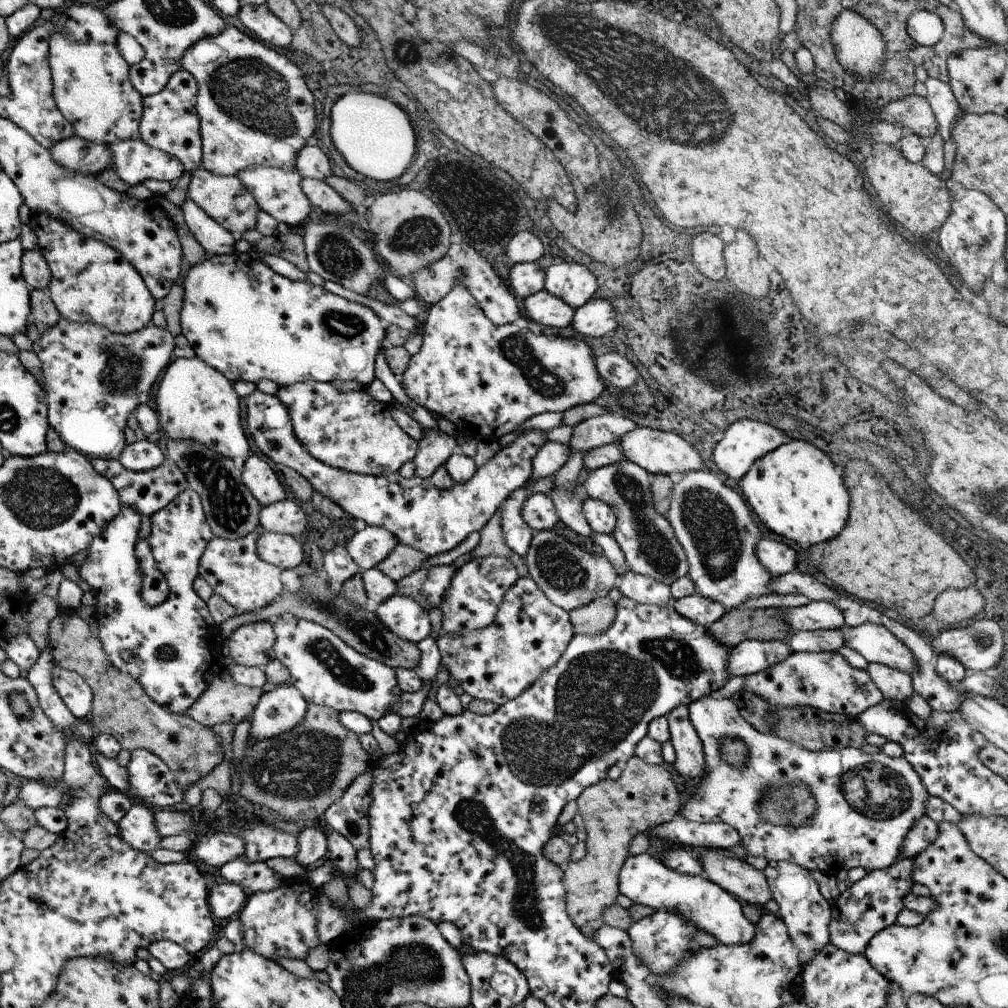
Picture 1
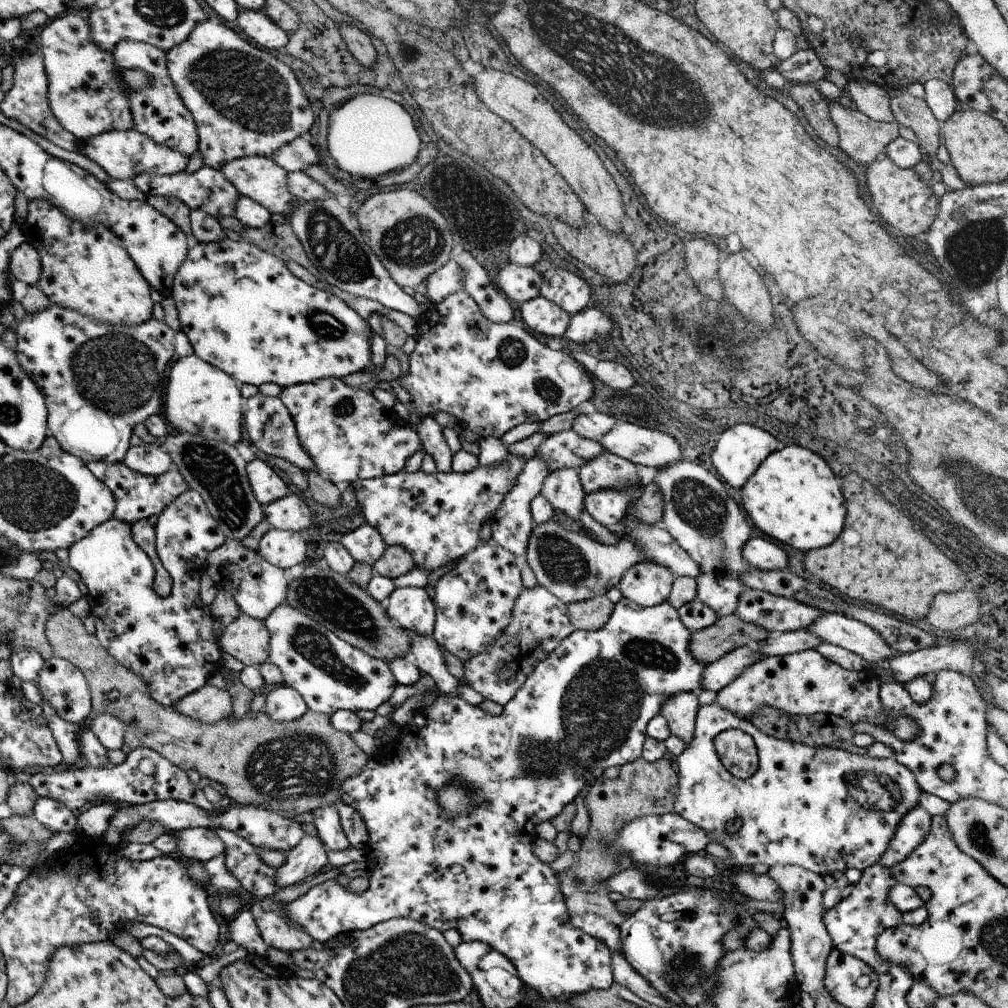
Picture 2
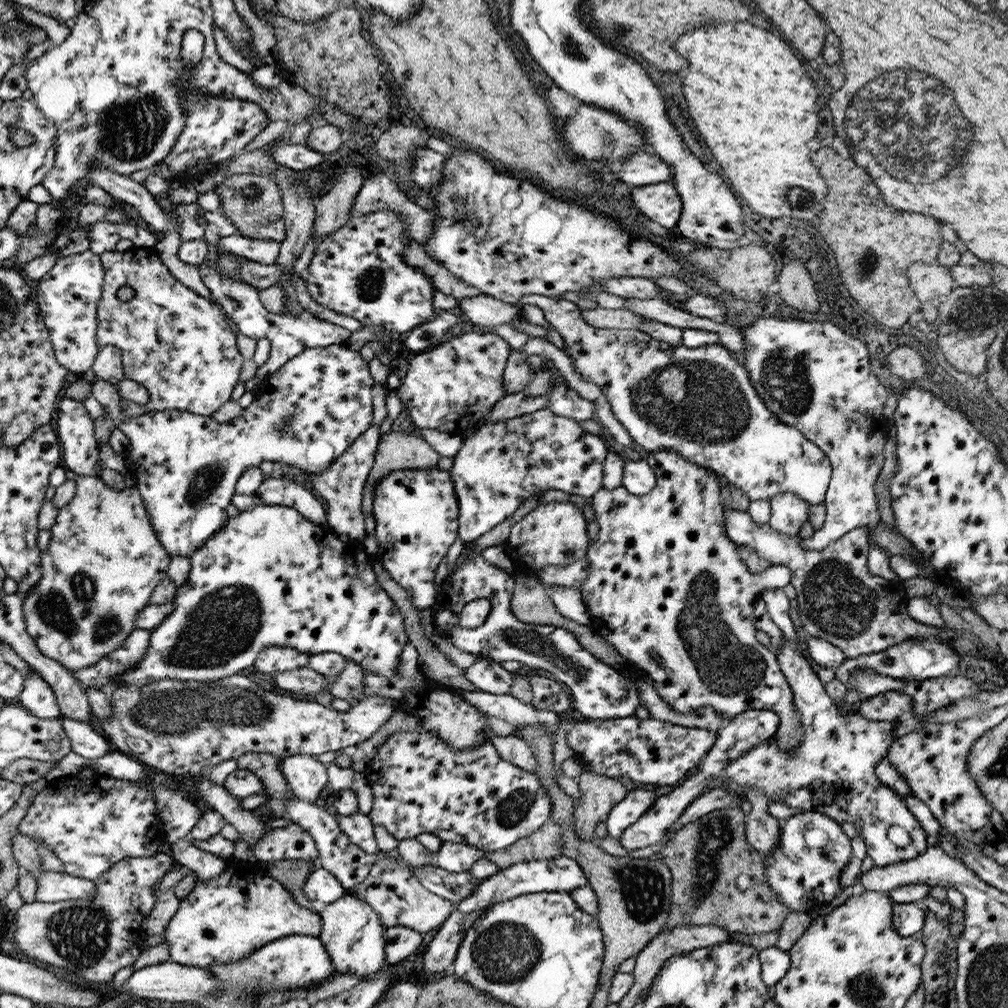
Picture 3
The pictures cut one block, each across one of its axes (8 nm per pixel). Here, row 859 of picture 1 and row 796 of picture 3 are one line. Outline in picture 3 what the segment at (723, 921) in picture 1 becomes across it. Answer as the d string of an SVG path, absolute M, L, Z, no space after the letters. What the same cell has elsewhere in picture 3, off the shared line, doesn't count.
M638 786L627 792L626 796L614 806L605 820L608 834L614 838L621 839L624 830L635 824L650 809L652 803L658 799L660 792L664 791Z

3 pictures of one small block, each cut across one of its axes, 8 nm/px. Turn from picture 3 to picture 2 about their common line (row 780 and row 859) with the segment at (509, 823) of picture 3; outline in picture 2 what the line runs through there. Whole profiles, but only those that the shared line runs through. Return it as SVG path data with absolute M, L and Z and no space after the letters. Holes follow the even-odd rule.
M622 597L615 605L606 624L597 631L575 630L543 660L535 666L534 672L521 684L512 700L503 706L500 715L484 712L479 705L468 704L460 695L452 697L439 696L432 706L418 709L408 726L401 732L400 737L388 748L382 748L375 756L369 757L369 762L363 771L355 777L346 779L341 790L341 800L352 805L364 819L369 832L369 847L371 856L376 858L376 867L371 872L369 887L360 894L354 894L348 886L339 885L336 880L322 882L310 888L303 896L286 904L287 917L306 932L313 940L328 942L337 934L369 929L375 924L390 919L410 917L441 933L448 929L456 929L464 943L480 941L489 944L494 950L506 956L516 967L519 977L523 980L528 993L541 997L557 1005L568 1003L577 994L587 993L589 990L609 989L615 980L613 977L611 952L601 940L582 932L571 922L565 896L562 894L558 872L548 863L543 863L533 851L533 844L537 835L535 827L541 822L552 820L562 812L566 804L576 800L583 788L582 777L592 774L598 775L610 766L622 766L636 760L642 754L643 744L647 737L647 724L650 719L660 715L664 701L675 694L697 693L701 688L701 676L706 663L696 660L690 650L691 630L688 630L680 620L679 612L668 602L653 607L643 607ZM454 780L465 783L465 788L474 800L470 801L470 810L460 813L453 819L447 817L440 803L437 801L439 790L450 785Z

